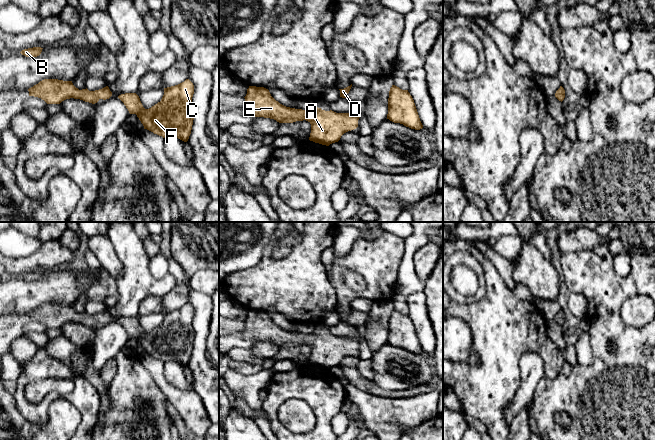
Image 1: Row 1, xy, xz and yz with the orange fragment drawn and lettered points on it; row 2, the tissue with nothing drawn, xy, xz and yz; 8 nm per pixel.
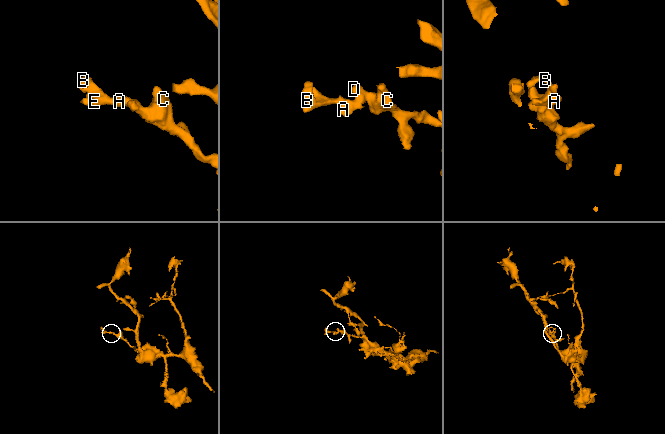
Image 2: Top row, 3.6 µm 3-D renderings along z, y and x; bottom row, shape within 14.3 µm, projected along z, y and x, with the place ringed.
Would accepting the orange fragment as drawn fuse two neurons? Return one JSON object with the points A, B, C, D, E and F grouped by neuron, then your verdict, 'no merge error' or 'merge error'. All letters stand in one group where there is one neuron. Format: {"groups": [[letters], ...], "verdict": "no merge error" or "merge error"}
{"groups": [["A", "B", "C", "D", "E", "F"]], "verdict": "no merge error"}

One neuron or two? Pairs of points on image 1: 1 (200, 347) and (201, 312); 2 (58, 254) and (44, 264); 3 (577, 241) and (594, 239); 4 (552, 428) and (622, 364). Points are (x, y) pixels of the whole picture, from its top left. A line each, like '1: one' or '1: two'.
1: one
2: one
3: one
4: one

